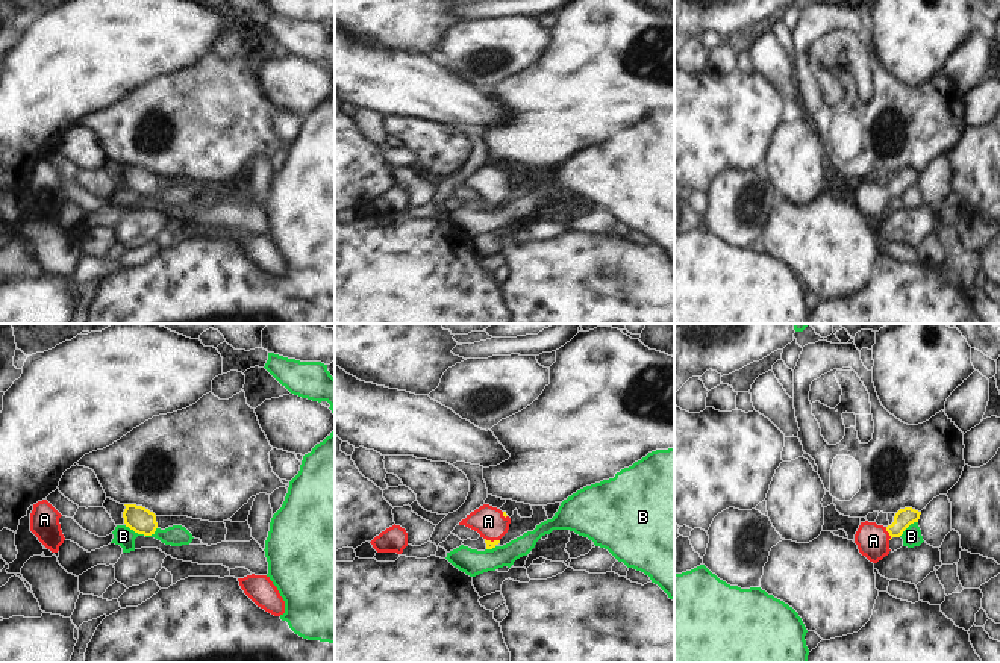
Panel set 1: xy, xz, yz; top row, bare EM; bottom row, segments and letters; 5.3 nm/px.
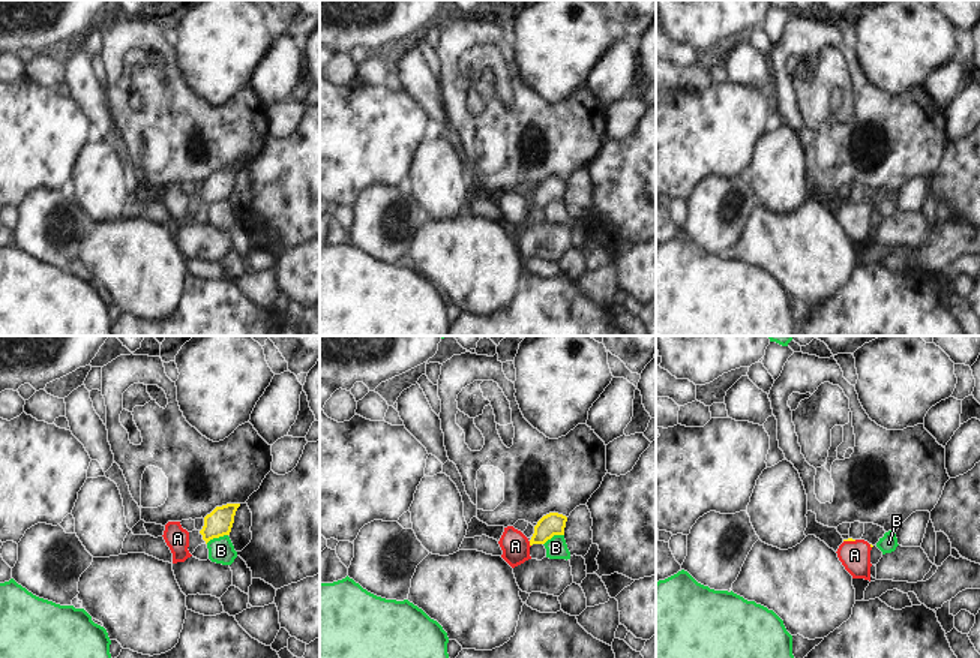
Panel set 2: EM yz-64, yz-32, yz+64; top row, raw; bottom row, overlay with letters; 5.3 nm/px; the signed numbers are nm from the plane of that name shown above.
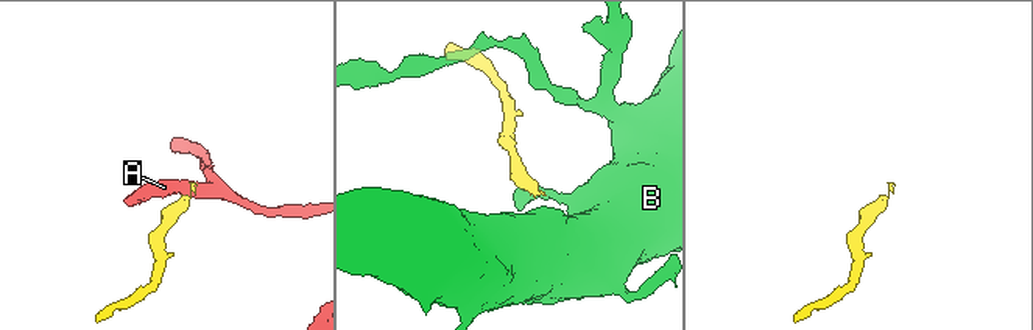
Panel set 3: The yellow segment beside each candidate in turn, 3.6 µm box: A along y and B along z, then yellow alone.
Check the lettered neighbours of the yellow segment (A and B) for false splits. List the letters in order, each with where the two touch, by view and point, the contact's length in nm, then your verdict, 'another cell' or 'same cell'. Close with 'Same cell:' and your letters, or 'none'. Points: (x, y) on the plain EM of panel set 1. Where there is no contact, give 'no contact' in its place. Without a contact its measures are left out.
A: yz (888, 192) | 80 nm | same cell
B: xy (141, 194) | 180 nm | another cell
Same cell: A

